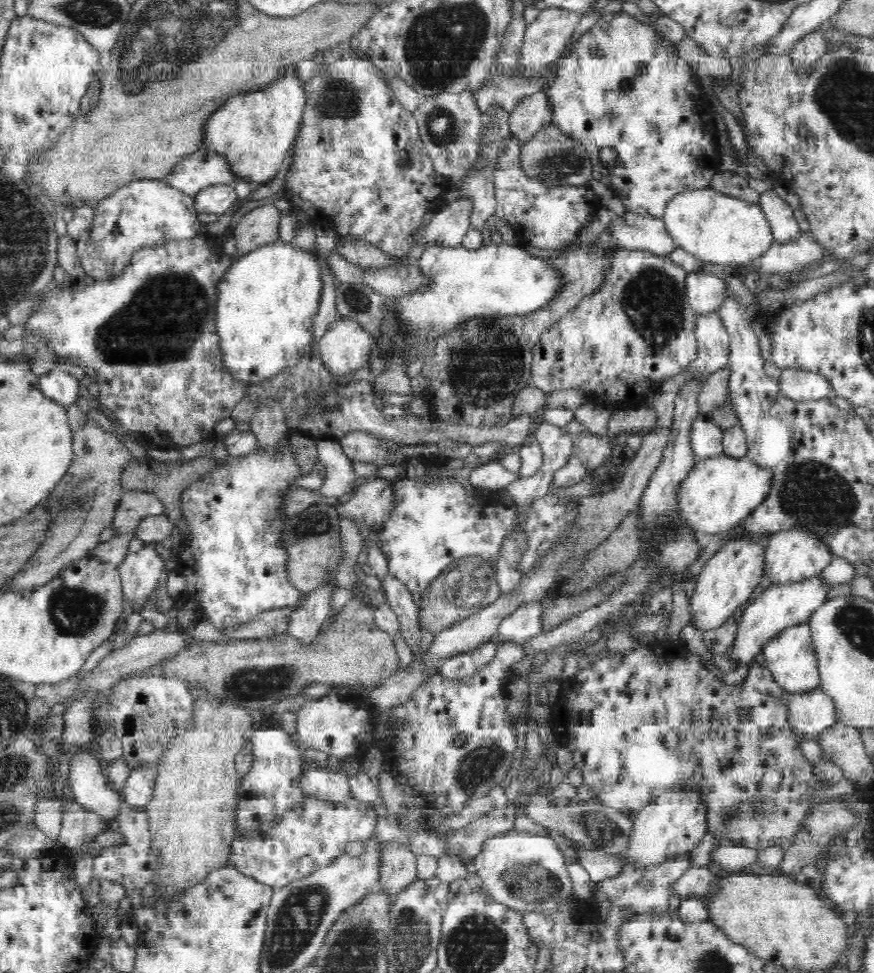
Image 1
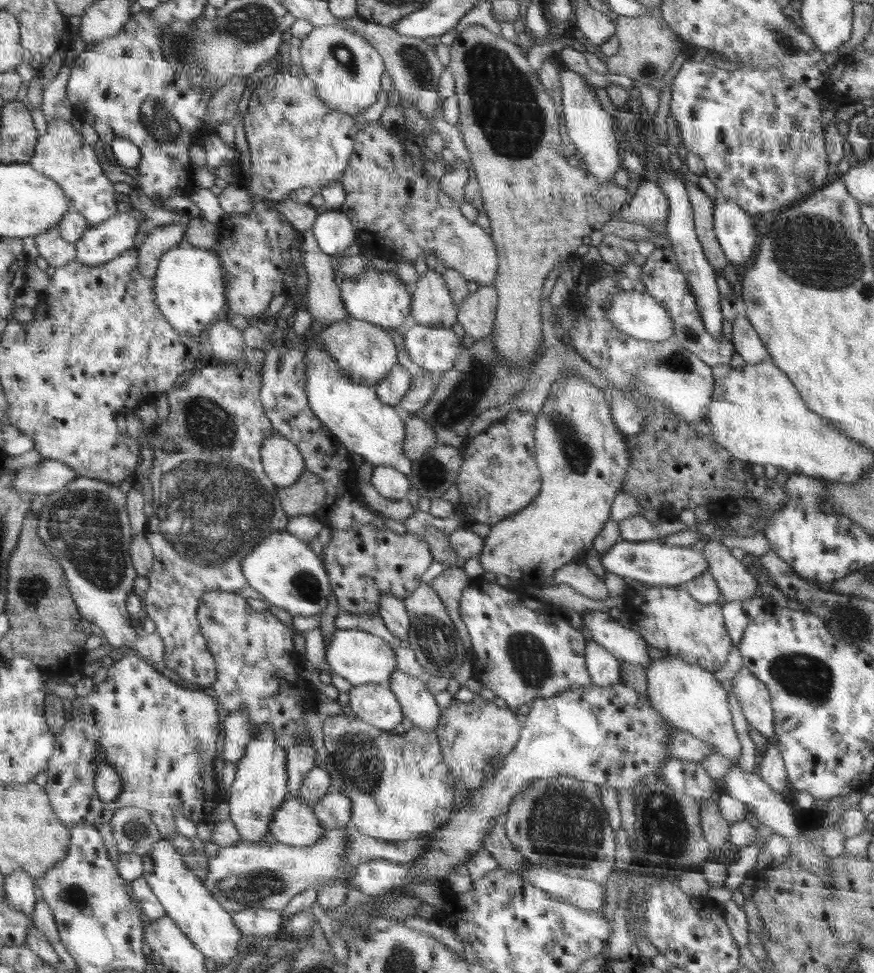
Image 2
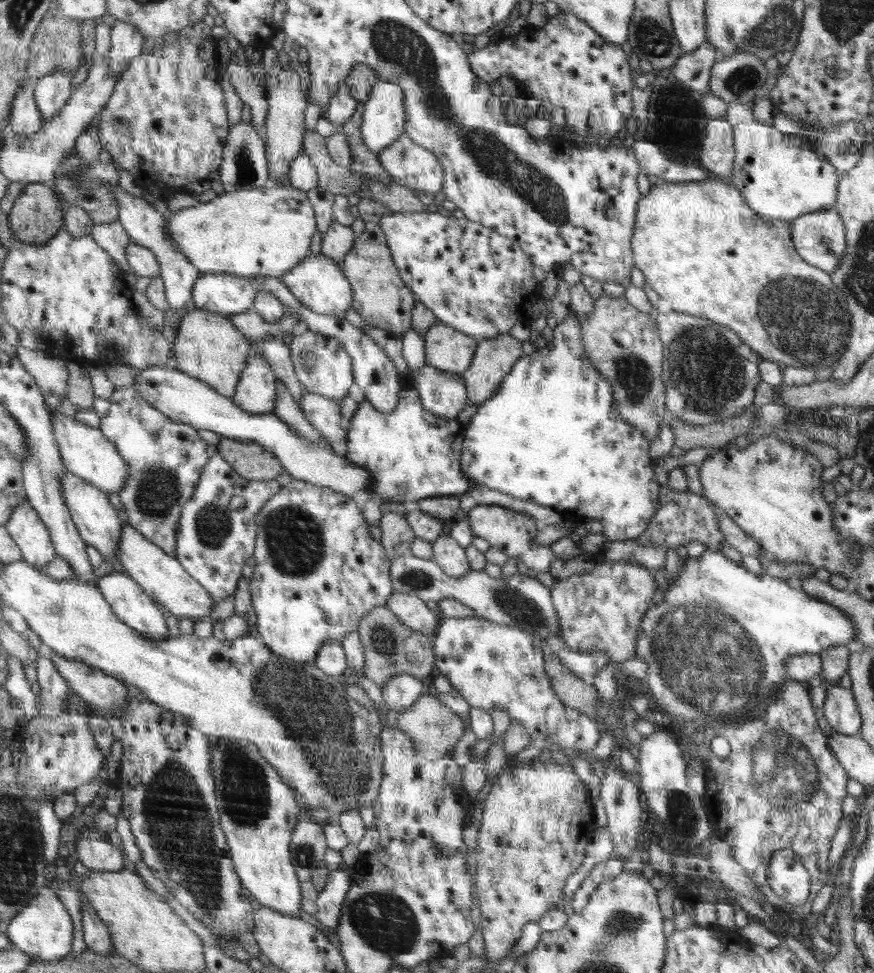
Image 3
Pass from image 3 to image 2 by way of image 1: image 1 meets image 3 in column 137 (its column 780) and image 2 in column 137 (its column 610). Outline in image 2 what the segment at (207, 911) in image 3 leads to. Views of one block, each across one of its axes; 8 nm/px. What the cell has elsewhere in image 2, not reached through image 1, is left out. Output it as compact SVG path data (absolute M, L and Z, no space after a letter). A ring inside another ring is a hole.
M139 654L128 655L118 660L116 668L112 667L107 679L96 686L93 691L86 696L77 697L73 703L73 718L67 722L64 730L57 734L56 737L56 750L52 755L49 769L47 770L48 783L45 786L48 794L51 797L52 804L54 805L56 814L59 819L62 820L68 827L74 827L82 822L90 822L96 824L110 824L113 816L118 809L122 807L128 808L132 806L138 806L140 808L146 808L154 815L154 822L158 825L161 833L165 838L170 839L171 836L175 836L178 832L178 826L176 826L176 819L181 815L191 819L195 824L199 822L212 821L218 805L224 800L222 797L222 790L218 781L220 777L216 774L216 758L220 754L220 748L218 748L218 742L220 742L220 702L210 690L204 688L191 688L183 687L173 682L170 678L163 674L162 668L153 664L151 661L147 661ZM101 750L105 750L107 761L118 770L119 775L123 780L123 793L115 800L114 803L107 803L102 800L101 794L98 792L97 778L100 770L101 762L99 761L99 754Z

